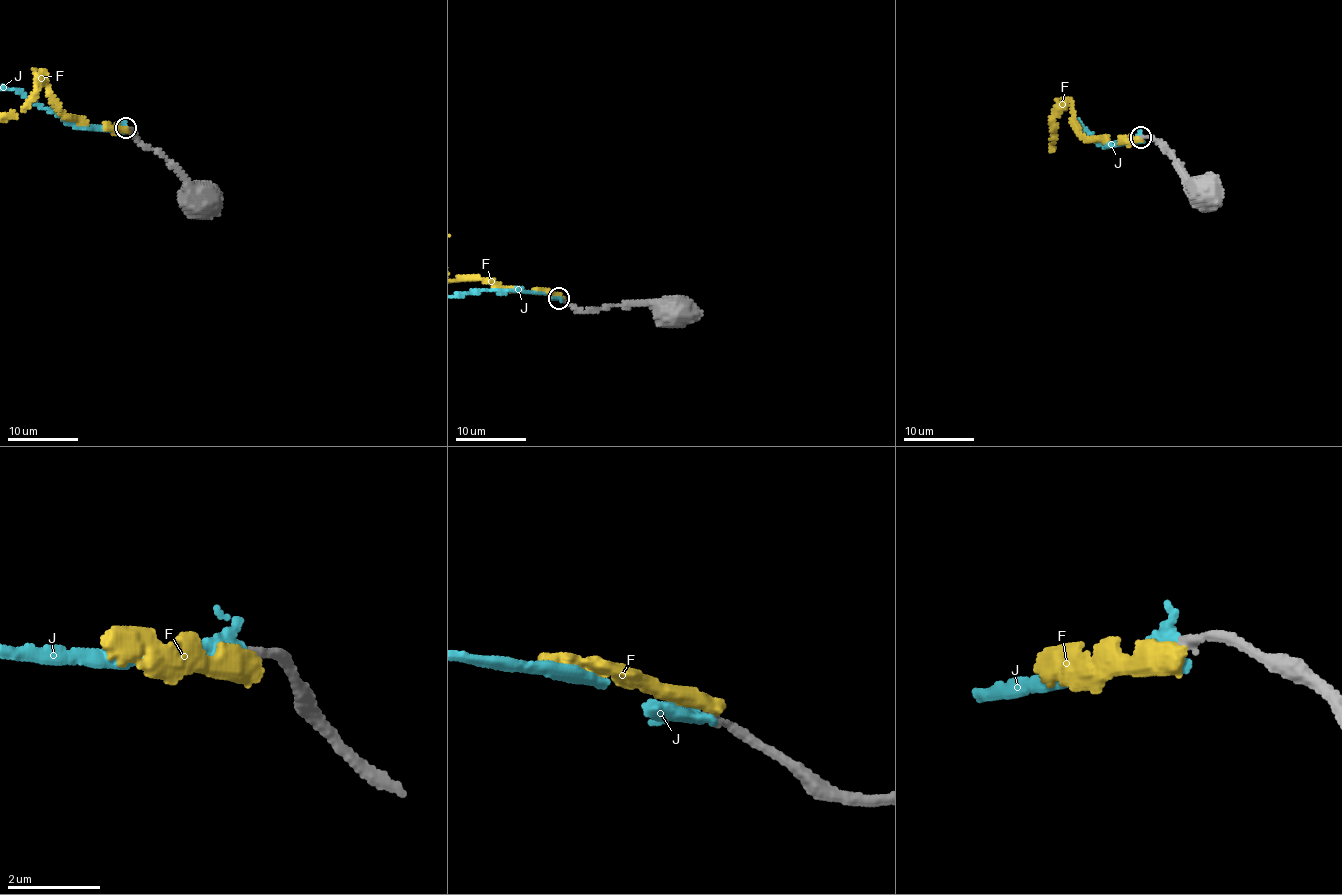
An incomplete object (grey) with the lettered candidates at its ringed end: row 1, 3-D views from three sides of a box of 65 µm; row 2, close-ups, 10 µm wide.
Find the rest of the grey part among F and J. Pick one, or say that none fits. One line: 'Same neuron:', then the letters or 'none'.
Same neuron: J

